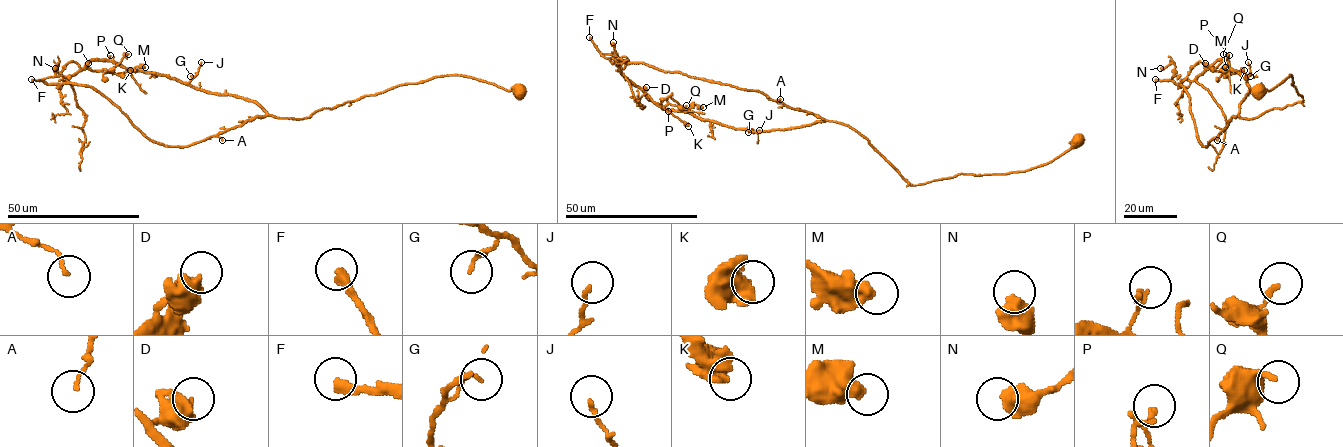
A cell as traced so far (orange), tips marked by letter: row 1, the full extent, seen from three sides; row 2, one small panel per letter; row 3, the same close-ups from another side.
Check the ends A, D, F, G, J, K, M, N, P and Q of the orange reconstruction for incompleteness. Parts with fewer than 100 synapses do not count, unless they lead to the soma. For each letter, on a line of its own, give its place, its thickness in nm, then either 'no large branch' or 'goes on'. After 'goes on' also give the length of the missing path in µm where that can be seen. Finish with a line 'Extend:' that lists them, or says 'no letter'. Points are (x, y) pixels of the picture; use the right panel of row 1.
A: (1217, 140) | 120 nm | no large branch
D: (1205, 63) | 550 nm | no large branch
F: (1155, 79) | 340 nm | goes on | 110 µm
G: (1250, 76) | 110 nm | no large branch
J: (1248, 62) | 120 nm | no large branch
K: (1244, 70) | 700 nm | no large branch
M: (1225, 67) | 550 nm | no large branch
N: (1160, 68) | 650 nm | no large branch
P: (1229, 55) | 110 nm | no large branch
Q: (1223, 54) | 180 nm | no large branch
Extend: F

